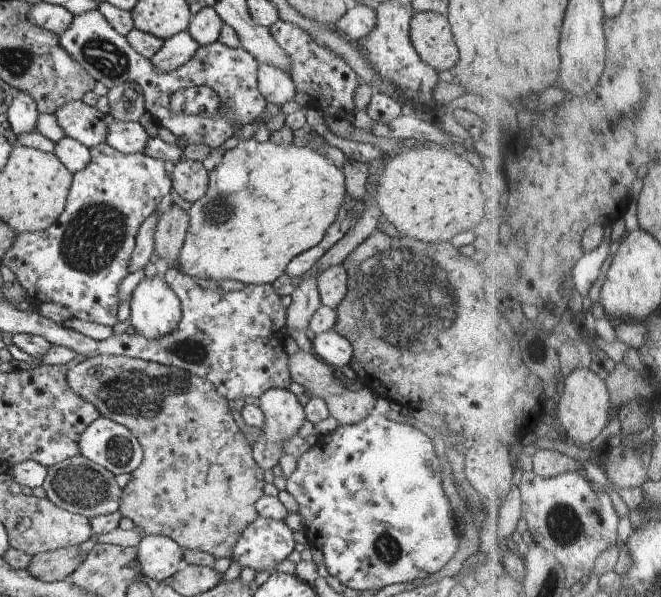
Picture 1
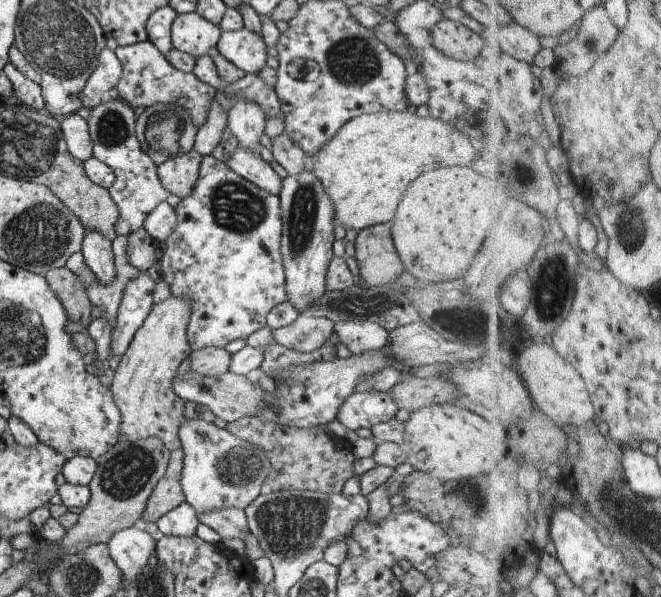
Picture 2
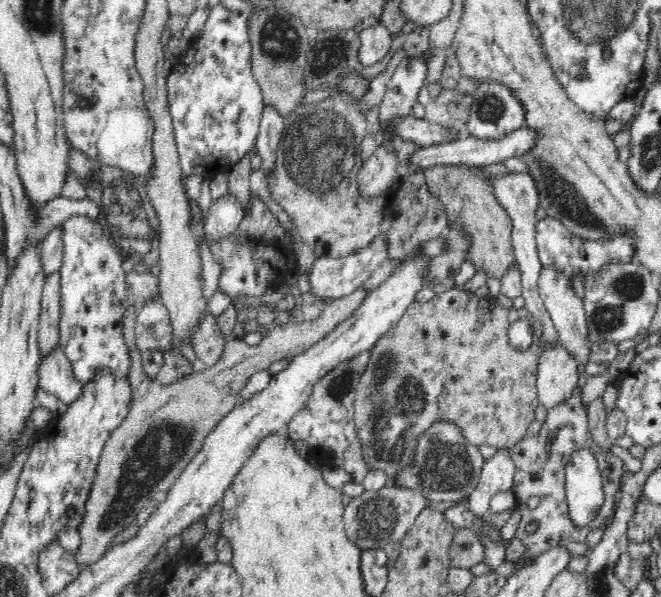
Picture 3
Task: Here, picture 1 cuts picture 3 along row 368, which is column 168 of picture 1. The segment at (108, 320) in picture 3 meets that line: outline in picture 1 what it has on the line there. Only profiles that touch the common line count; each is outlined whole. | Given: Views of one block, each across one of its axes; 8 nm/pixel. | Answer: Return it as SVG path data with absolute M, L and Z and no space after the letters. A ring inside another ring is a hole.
M98 9L74 16L70 26L59 36L59 41L64 50L96 82L102 82L109 89L125 82L139 84L143 90L146 111L153 116L159 127L170 130L174 136L182 138L186 145L204 144L211 150L219 148L236 134L236 128L243 128L256 121L267 105L267 100L258 88L259 62L242 47L230 48L219 41L199 46L196 54L186 64L170 72L162 72L150 59L139 55L128 39L116 32ZM200 85L209 86L218 93L221 104L214 116L200 117L170 112L170 99L174 92Z

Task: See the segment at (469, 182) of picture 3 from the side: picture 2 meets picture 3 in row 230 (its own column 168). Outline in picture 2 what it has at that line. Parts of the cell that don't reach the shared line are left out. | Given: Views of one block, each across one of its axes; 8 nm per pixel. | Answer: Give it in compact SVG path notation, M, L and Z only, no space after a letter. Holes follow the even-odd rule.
M180 446L171 450L168 468L152 490L146 510L142 514L141 523L156 523L164 514L168 514L185 502L181 486L183 458L184 454Z

